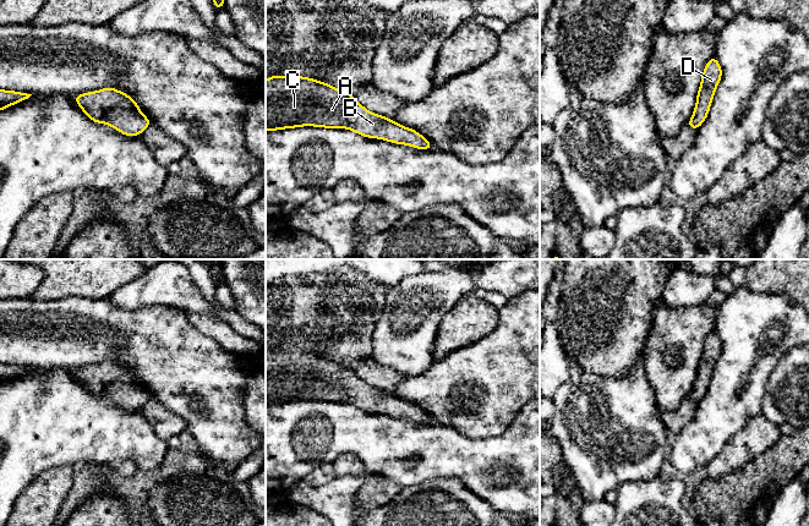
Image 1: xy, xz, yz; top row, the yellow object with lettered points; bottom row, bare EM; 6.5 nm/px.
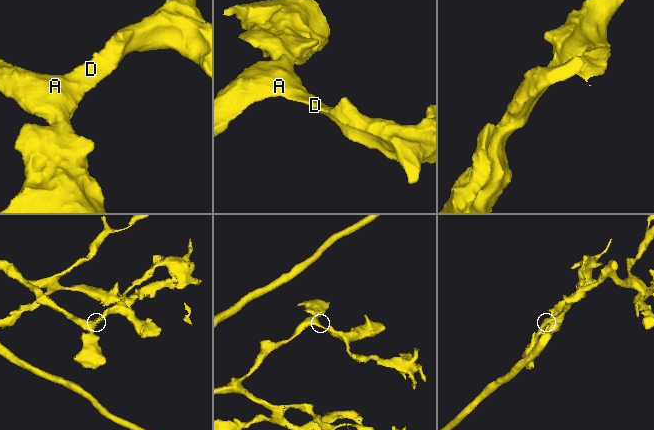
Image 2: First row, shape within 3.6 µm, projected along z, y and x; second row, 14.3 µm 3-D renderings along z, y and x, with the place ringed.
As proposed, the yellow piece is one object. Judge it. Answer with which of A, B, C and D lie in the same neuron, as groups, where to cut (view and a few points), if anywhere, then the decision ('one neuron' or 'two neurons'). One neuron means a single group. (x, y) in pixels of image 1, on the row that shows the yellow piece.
groups A B C D; cut none; one neuron

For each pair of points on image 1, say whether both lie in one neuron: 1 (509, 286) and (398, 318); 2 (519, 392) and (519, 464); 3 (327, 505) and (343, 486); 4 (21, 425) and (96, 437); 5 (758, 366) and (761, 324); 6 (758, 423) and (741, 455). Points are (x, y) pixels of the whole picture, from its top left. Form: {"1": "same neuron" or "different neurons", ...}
{"1": "same neuron", "2": "different neurons", "3": "same neuron", "4": "same neuron", "5": "same neuron", "6": "same neuron"}

